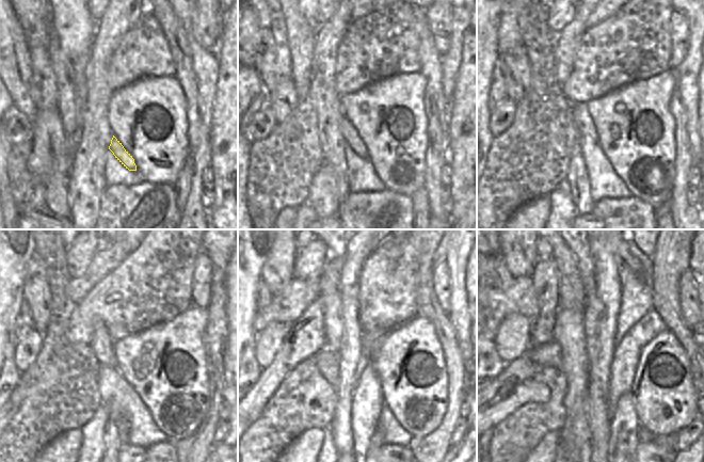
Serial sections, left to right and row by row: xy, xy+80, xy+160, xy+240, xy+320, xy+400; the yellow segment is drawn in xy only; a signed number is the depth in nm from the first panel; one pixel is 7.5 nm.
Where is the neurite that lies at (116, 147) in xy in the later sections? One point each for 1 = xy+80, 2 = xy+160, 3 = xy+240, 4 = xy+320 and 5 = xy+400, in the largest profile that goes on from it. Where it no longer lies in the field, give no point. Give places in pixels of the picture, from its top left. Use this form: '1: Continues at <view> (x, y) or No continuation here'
1: Continues at xy+80 (351, 137)
2: Continues at xy+160 (584, 123)
3: Continues at xy+240 (101, 345)
4: Continues at xy+320 (333, 324)
5: Continues at xy+400 (571, 289).

